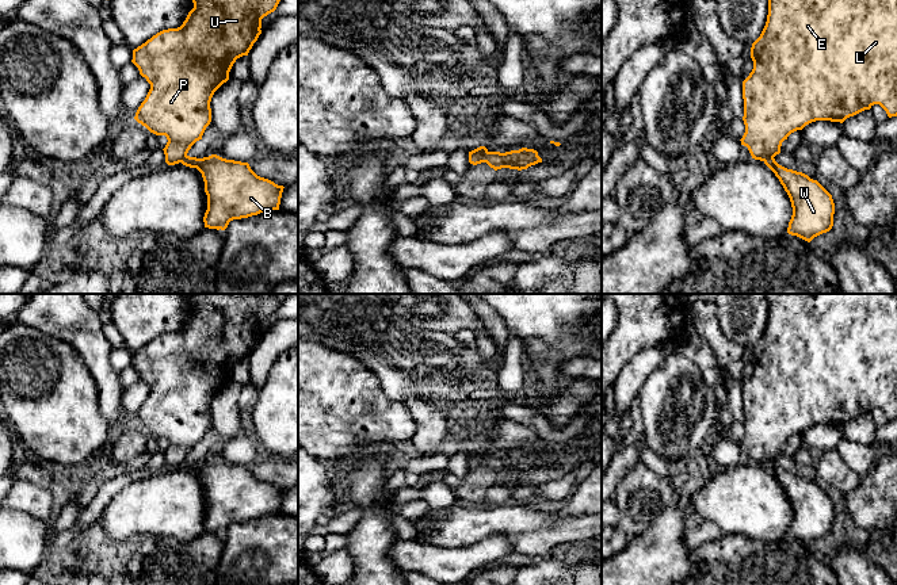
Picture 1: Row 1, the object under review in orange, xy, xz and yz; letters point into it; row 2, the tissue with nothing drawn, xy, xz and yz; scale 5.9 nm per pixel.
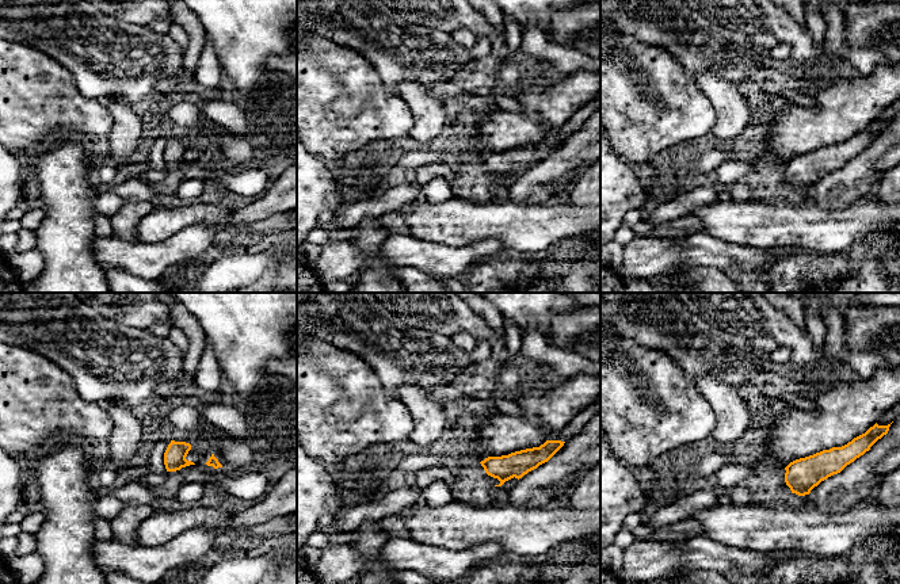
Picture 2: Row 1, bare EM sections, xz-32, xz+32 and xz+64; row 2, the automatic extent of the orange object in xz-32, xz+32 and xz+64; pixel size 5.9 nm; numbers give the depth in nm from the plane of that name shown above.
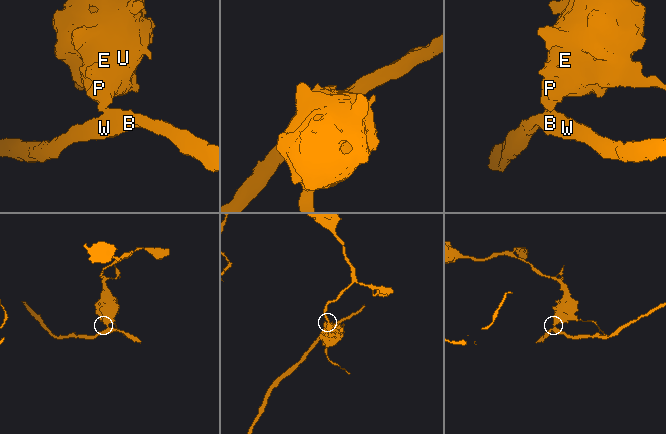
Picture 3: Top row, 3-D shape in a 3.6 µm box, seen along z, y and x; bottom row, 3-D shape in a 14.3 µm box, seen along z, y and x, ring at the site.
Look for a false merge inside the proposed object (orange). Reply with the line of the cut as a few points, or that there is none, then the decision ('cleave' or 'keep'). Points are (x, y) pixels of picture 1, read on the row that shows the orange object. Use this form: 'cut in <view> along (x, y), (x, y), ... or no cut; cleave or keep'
cut in xz along (488, 152), (484, 161); cleave

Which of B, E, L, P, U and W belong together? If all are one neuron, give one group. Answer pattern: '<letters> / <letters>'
B W / E L P U

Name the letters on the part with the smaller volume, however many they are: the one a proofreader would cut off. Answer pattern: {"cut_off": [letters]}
{"cut_off": ["B", "W"]}

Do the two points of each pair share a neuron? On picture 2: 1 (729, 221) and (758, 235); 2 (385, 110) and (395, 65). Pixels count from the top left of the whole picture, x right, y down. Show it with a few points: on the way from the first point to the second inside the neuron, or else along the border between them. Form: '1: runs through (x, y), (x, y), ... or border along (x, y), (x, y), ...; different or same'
1: runs through (736, 222), (747, 224), (751, 228); same
2: border along (370, 63), (380, 79), (397, 94); different

